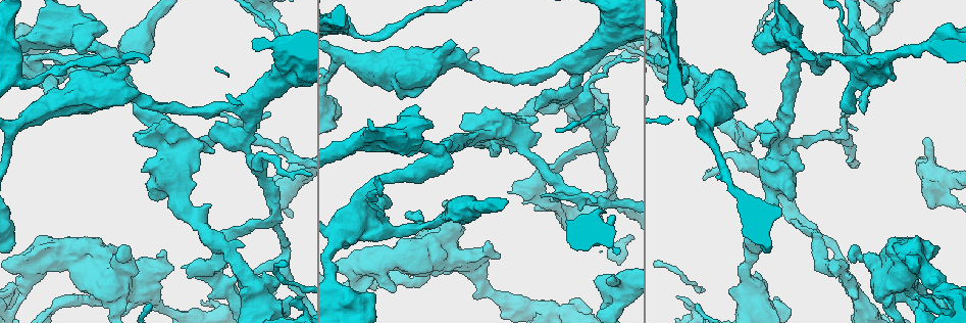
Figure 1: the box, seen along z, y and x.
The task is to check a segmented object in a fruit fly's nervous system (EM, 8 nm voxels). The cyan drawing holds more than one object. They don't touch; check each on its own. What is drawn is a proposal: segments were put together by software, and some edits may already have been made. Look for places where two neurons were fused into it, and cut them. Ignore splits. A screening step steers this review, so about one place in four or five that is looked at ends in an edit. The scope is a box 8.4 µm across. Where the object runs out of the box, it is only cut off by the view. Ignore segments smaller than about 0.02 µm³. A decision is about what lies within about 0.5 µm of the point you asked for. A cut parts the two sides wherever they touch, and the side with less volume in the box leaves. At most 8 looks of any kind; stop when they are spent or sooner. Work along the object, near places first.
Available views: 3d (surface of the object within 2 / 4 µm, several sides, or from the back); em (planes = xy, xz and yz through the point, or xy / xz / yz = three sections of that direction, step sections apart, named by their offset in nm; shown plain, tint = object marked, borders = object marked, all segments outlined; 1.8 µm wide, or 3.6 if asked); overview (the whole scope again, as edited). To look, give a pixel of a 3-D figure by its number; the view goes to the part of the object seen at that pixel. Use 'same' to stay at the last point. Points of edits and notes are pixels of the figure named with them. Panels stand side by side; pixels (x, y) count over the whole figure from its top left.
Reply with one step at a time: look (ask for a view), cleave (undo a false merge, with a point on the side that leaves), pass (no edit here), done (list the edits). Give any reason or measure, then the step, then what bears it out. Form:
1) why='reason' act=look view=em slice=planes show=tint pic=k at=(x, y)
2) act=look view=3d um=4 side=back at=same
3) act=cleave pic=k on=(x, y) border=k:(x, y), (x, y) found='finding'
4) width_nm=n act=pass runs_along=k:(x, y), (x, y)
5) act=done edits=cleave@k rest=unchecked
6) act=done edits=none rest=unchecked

why='thick turns thin' act=look view=em um=3.6 slice=planes show=plain pic=1 at=(117, 281)

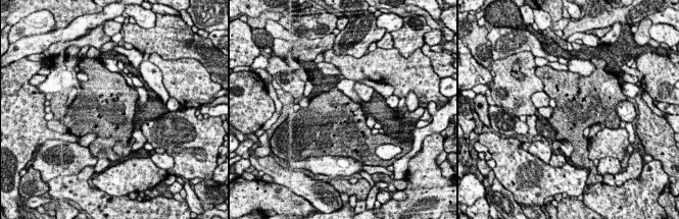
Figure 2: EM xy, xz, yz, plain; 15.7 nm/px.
act=look view=em um=3.6 slice=planes show=tint at=same

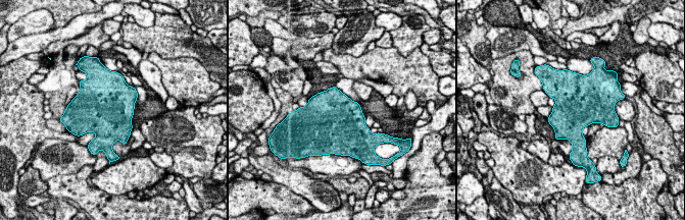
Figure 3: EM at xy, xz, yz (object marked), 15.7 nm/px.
act=pass found='continuous, no second neuron'

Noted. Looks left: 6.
why='thin arm on a thick one' act=look view=3d um=4 pic=1 at=(387, 232)

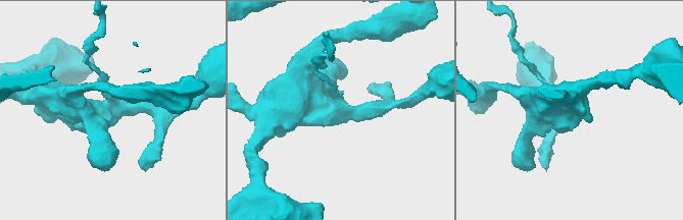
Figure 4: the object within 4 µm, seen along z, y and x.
arms=3 act=look view=em slice=planes show=borders pic=4 at=(341, 115)

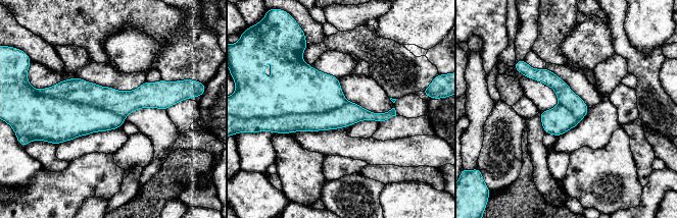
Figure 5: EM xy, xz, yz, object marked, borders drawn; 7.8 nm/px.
width_nm=220 act=cleave pic=5 on=(76, 90) part_leaving=5:(53, 94), (173, 98) found='two neurons meet here'

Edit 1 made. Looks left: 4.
why='three-way junction' act=look view=em slice=planes show=tint pic=1 at=(798, 56)

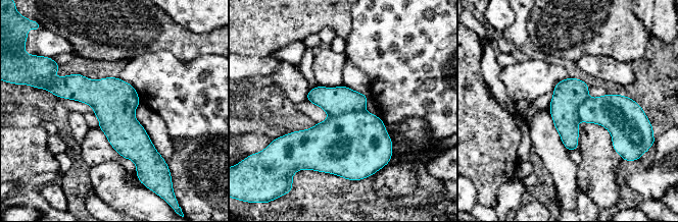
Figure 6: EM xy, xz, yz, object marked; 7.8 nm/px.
width_nm=300 act=cleave pic=6 on=(349, 144) border=6:(364, 109), (357, 112), (329, 115) found='a second neuron is stuck on'

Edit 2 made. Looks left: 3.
act=done edits=cleave@5,cleave@6 rest=unchecked

